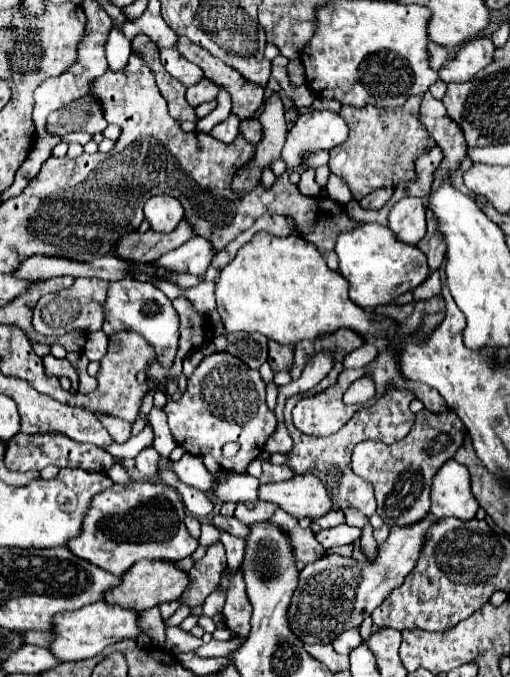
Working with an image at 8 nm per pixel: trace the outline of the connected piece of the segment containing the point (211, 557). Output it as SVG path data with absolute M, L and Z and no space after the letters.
M217 541L217 543L209 545L205 555L201 559L197 559L193 563L193 567L189 569L189 573L191 573L191 589L187 589L187 593L183 593L181 601L187 603L189 607L201 605L205 601L205 597L219 587L221 573L223 573L225 567L227 567L225 549Z

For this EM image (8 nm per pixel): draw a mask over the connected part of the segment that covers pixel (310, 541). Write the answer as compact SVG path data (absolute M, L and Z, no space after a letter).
M277 509L275 515L271 515L267 521L273 523L273 525L279 525L287 533L287 537L291 541L291 547L293 547L293 553L299 561L311 563L311 561L317 561L317 559L323 557L323 547L315 539L313 531L311 529L301 529L295 517Z

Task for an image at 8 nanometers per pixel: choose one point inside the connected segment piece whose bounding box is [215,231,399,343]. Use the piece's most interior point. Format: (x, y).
(282, 288)

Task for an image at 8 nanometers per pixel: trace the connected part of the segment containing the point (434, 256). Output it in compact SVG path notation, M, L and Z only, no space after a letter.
M427 217L427 233L417 243L417 247L427 255L427 265L431 273L437 271L445 259L445 243L441 241L441 235L437 233L437 221L431 221L431 217Z

